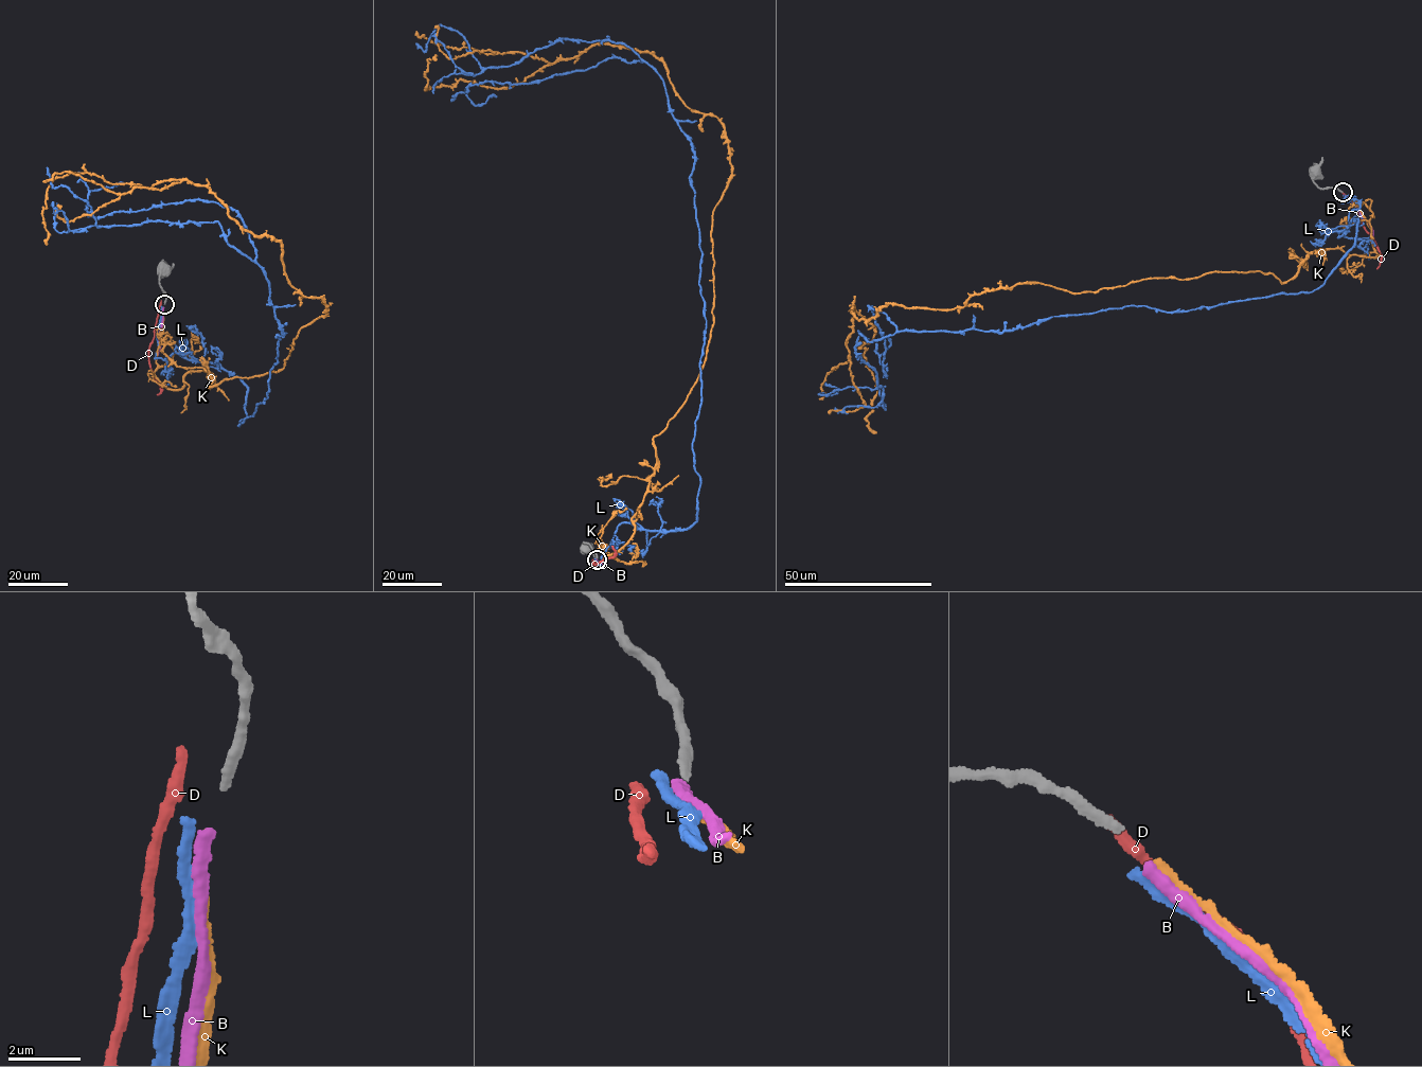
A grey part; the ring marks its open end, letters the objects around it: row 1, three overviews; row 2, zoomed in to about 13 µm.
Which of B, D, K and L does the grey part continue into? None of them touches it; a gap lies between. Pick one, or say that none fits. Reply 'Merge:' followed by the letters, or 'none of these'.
Merge: K

